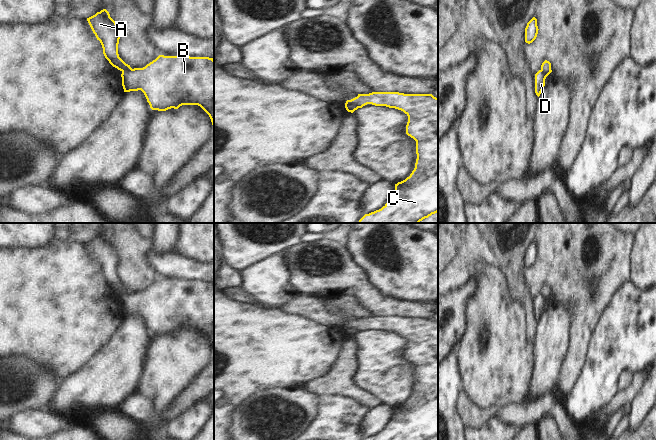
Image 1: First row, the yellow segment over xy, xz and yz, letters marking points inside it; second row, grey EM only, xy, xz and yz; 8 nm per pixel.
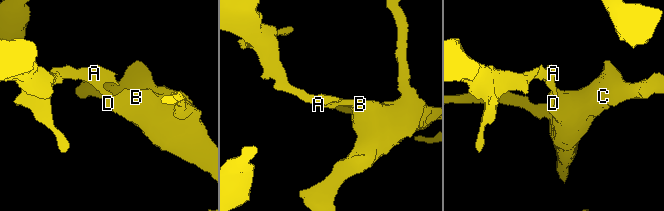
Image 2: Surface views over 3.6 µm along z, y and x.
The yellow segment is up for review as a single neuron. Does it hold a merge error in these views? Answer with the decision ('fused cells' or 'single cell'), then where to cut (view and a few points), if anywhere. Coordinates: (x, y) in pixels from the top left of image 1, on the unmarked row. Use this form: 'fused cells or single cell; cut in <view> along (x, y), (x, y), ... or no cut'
fused cells; cut in xz along (346, 325), (353, 326), (358, 331)

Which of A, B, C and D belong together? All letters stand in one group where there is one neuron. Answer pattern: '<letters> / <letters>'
A / B C D

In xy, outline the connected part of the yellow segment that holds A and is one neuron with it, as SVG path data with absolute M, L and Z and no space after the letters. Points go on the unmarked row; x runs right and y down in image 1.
M106 233L97 236L95 239L87 242L87 245L100 265L103 278L109 287L118 294L125 296L131 295L130 289L126 288L118 278L118 268L120 263L120 253L116 246L110 241Z

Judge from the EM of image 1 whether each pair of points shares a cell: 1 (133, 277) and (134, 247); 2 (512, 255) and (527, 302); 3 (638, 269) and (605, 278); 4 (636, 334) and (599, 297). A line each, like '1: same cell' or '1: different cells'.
1: same cell
2: same cell
3: different cells
4: different cells

